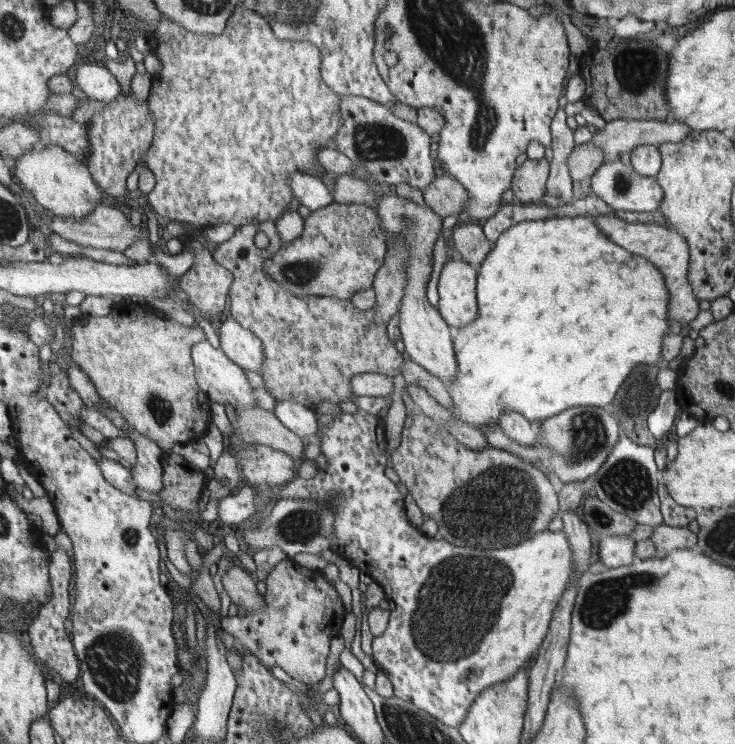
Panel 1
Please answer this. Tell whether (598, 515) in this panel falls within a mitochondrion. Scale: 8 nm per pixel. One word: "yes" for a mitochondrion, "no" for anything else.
yes

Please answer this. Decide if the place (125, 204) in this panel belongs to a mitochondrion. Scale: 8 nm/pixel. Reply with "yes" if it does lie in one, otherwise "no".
no

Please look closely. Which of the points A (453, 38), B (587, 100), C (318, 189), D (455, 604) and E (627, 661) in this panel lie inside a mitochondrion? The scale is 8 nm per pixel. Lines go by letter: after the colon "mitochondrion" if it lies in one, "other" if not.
A: mitochondrion
B: other
C: other
D: mitochondrion
E: other

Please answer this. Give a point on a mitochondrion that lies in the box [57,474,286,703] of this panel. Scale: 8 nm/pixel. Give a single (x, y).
(130, 537)

